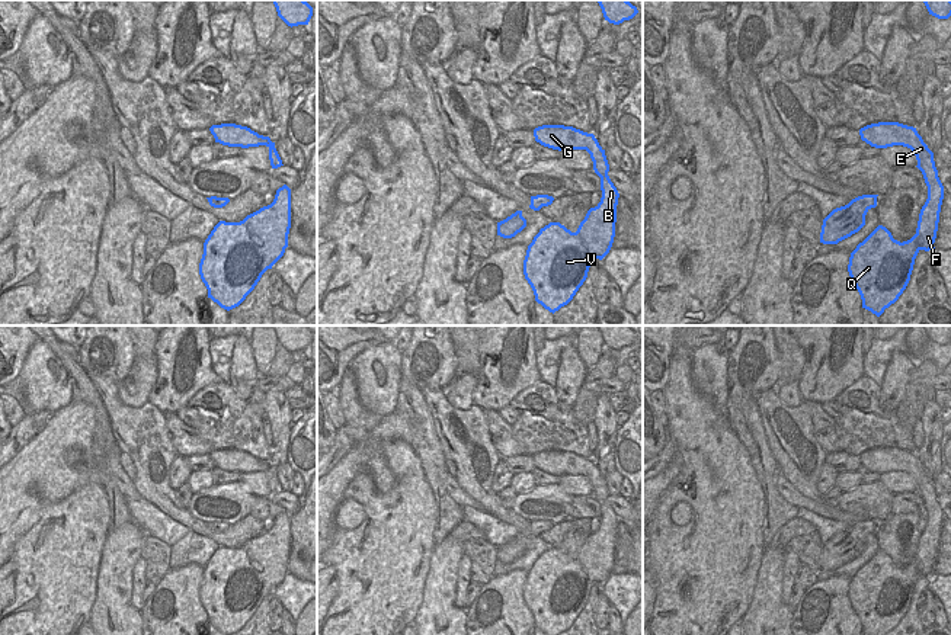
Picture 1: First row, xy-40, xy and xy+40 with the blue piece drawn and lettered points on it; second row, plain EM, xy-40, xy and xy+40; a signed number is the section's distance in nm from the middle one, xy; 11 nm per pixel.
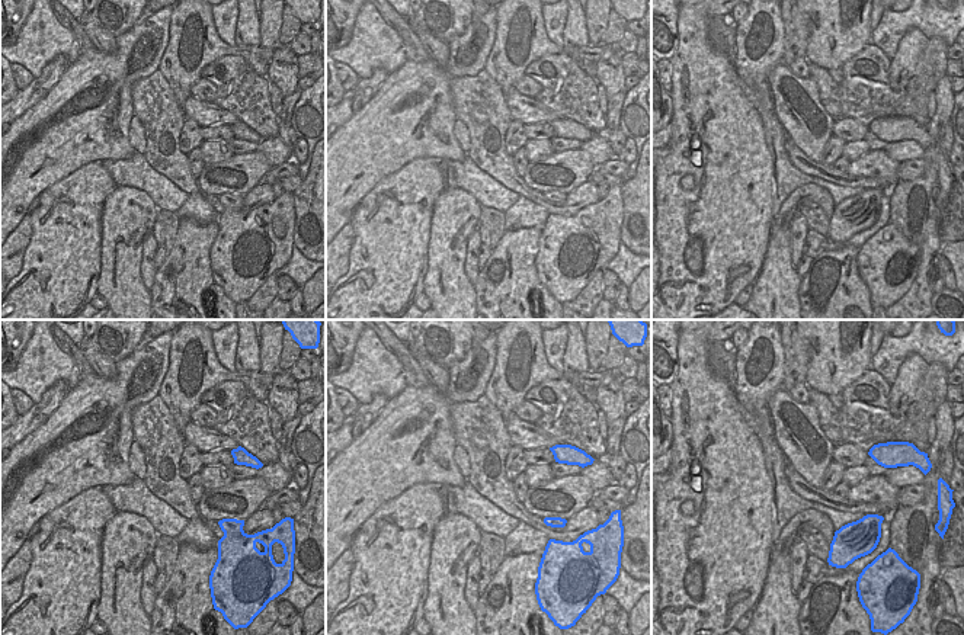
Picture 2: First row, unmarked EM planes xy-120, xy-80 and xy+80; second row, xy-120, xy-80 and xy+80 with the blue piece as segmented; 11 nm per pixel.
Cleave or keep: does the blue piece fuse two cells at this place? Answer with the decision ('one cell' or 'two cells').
one cell

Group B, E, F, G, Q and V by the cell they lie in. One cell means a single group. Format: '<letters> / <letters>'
B E F G Q V

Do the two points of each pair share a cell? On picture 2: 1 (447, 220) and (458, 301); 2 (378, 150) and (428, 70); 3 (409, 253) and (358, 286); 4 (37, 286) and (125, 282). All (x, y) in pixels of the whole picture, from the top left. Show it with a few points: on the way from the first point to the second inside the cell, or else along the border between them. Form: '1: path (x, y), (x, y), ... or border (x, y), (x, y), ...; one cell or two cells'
1: path (447, 240), (447, 281); one cell
2: path (390, 130), (390, 108), (407, 90); one cell
3: path (396, 263), (371, 288); one cell
4: border (101, 250), (101, 273), (96, 292); two cells

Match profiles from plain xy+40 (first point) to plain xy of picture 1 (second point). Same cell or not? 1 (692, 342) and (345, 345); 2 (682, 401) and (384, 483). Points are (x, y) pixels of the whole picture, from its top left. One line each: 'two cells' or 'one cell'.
1: one cell
2: two cells

